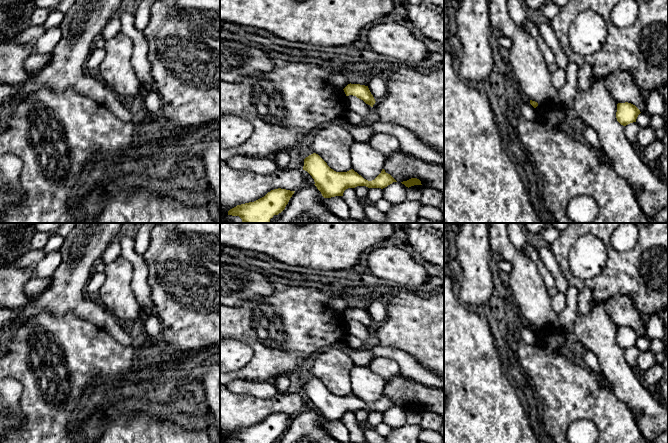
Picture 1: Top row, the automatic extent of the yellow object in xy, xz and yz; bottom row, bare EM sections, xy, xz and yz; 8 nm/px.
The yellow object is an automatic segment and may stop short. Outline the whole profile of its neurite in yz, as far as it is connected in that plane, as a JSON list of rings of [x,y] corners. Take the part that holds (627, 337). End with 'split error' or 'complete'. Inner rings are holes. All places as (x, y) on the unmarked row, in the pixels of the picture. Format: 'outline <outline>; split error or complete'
outline [[[625,326],[617,328],[616,342],[617,345],[623,350],[636,346],[636,343],[640,337],[640,334],[631,327]]]; complete

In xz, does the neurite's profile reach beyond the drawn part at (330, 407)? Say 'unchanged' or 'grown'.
unchanged

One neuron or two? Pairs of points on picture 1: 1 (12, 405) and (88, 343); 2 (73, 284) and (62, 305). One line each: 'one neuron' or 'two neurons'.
1: two neurons
2: one neuron

